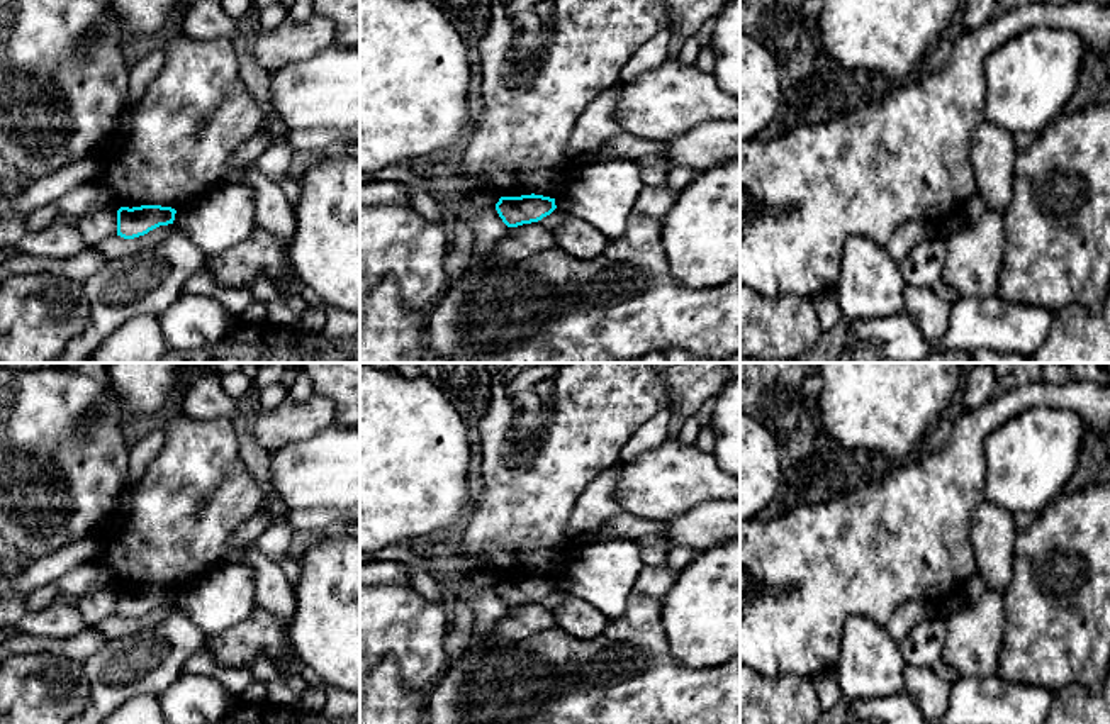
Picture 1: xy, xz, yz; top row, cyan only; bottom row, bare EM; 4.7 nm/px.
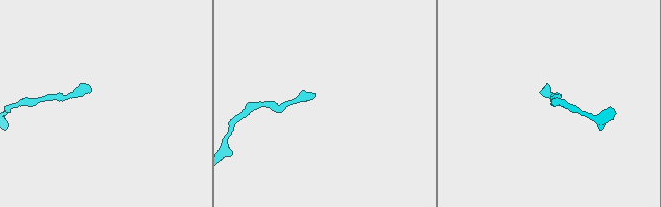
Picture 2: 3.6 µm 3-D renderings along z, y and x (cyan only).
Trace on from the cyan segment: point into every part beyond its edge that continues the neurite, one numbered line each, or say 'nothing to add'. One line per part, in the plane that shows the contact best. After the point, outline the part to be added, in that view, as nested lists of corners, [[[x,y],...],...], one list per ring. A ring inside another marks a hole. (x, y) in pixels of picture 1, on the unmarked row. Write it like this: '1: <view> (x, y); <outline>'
nothing to add

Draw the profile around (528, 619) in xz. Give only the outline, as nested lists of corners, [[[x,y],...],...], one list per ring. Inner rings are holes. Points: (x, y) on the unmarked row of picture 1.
[[[538,602],[509,607],[504,615],[497,619],[496,627],[485,638],[523,639],[531,638],[541,631],[557,627],[552,609]]]

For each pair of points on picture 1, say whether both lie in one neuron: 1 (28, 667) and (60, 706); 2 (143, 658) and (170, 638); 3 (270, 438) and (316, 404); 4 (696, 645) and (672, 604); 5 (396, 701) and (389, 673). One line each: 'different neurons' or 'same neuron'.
1: same neuron
2: same neuron
3: same neuron
4: same neuron
5: same neuron

